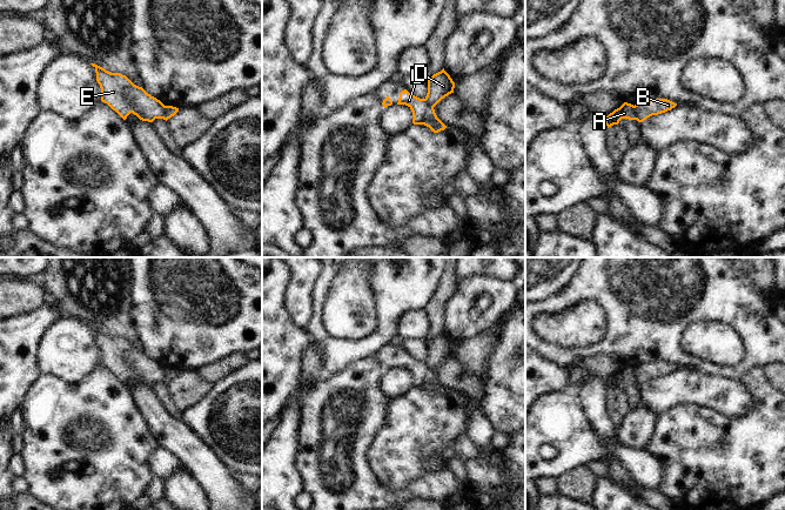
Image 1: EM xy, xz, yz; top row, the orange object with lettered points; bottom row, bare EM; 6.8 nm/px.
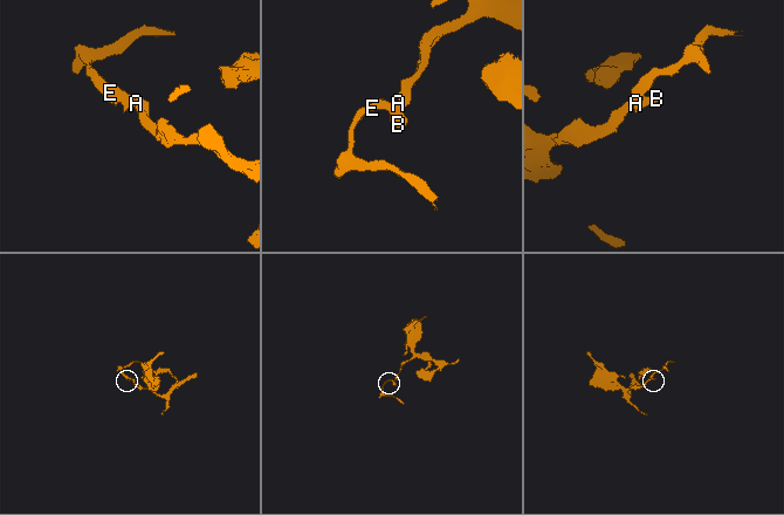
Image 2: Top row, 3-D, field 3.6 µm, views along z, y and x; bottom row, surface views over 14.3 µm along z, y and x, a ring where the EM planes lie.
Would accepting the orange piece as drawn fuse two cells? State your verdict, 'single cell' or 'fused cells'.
fused cells

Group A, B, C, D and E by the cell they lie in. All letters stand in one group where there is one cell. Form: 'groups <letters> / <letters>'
groups A D / B C E

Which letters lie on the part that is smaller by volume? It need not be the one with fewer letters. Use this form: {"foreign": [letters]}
{"foreign": ["B", "C", "E"]}

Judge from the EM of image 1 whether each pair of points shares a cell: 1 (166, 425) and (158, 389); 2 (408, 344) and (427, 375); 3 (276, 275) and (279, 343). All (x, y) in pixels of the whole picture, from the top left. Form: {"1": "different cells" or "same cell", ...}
{"1": "different cells", "2": "different cells", "3": "same cell"}

